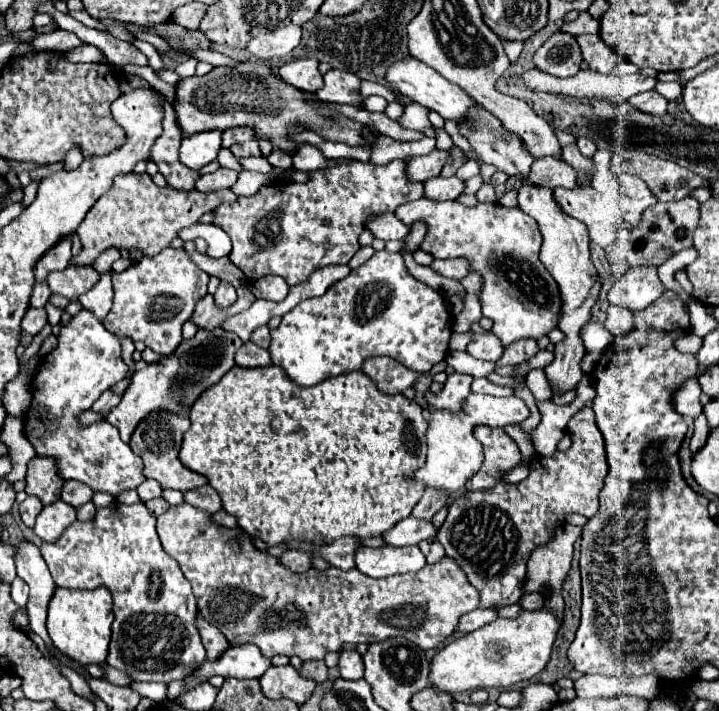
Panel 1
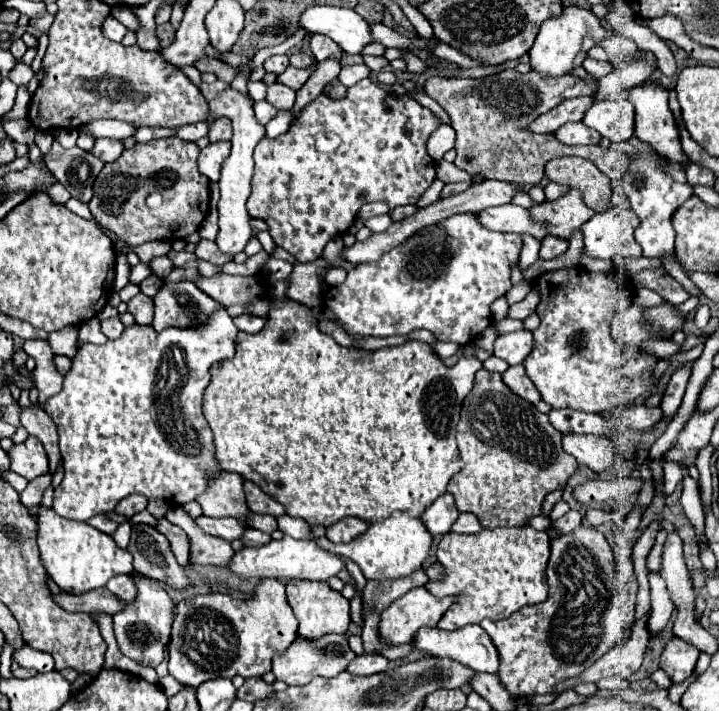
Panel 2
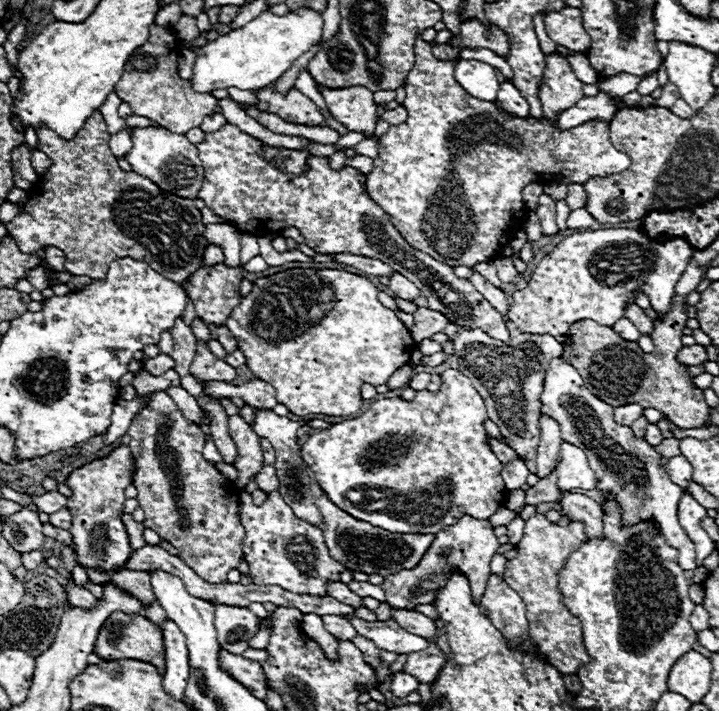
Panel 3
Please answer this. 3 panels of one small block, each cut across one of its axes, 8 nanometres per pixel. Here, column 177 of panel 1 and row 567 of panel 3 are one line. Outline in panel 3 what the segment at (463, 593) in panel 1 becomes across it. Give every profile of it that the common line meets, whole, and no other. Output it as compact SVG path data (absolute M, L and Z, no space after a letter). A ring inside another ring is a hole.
M534 514L526 522L524 536L516 546L518 556L506 562L506 572L504 572L506 584L514 592L518 592L518 596L526 604L530 638L560 674L574 674L582 664L588 664L588 654L582 642L582 624L578 622L576 616L568 612L566 606L562 606L560 592L556 588L558 570L562 568L570 552L578 548L584 540L586 534L580 522L570 522L568 526L554 526L542 514Z

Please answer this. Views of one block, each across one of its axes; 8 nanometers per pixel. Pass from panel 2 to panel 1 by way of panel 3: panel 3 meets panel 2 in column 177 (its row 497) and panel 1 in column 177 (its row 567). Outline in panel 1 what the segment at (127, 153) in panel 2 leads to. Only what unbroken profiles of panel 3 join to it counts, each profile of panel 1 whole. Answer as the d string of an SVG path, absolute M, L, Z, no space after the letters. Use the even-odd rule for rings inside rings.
M118 174L112 188L90 208L90 214L82 220L76 234L80 236L84 250L78 264L92 264L104 250L140 250L144 256L154 256L162 248L170 246L178 238L180 230L192 226L206 212L214 210L224 202L232 202L236 196L232 190L200 192L200 190L176 190L172 186L156 186L150 174Z

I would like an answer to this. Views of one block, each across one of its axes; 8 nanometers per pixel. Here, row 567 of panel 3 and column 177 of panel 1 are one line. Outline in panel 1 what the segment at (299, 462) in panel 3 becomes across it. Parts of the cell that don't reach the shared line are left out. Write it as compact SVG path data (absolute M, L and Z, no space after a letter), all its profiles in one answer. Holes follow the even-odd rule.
M200 328L194 338L182 340L172 354L164 356L158 362L150 362L146 368L138 370L132 376L130 386L122 394L120 404L110 410L106 420L120 430L120 438L128 444L138 424L152 412L166 410L182 416L188 414L192 404L234 366L234 354L242 344L244 342L234 332L228 332L224 328Z

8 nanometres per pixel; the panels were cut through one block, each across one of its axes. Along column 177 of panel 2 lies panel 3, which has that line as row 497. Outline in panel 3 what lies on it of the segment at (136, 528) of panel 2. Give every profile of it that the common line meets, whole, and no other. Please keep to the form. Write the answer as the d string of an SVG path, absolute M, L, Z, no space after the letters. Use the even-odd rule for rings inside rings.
M562 492L562 498L558 500L558 504L562 506L560 510L562 516L566 516L570 522L578 520L584 524L584 532L588 538L602 536L602 508L598 502L582 494Z

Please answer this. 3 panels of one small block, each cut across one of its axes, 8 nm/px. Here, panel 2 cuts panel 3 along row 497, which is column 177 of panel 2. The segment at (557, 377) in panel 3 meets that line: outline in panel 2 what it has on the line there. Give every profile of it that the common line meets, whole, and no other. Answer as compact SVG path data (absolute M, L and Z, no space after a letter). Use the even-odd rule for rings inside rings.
M262 580L250 598L232 598L230 594L210 592L200 594L194 598L180 600L176 606L176 616L172 624L170 644L168 644L168 670L170 674L184 686L200 686L206 680L212 678L232 678L236 674L244 678L252 676L264 676L270 672L272 656L284 648L288 648L298 638L298 620L294 618L288 598L286 598L286 586L280 580Z

